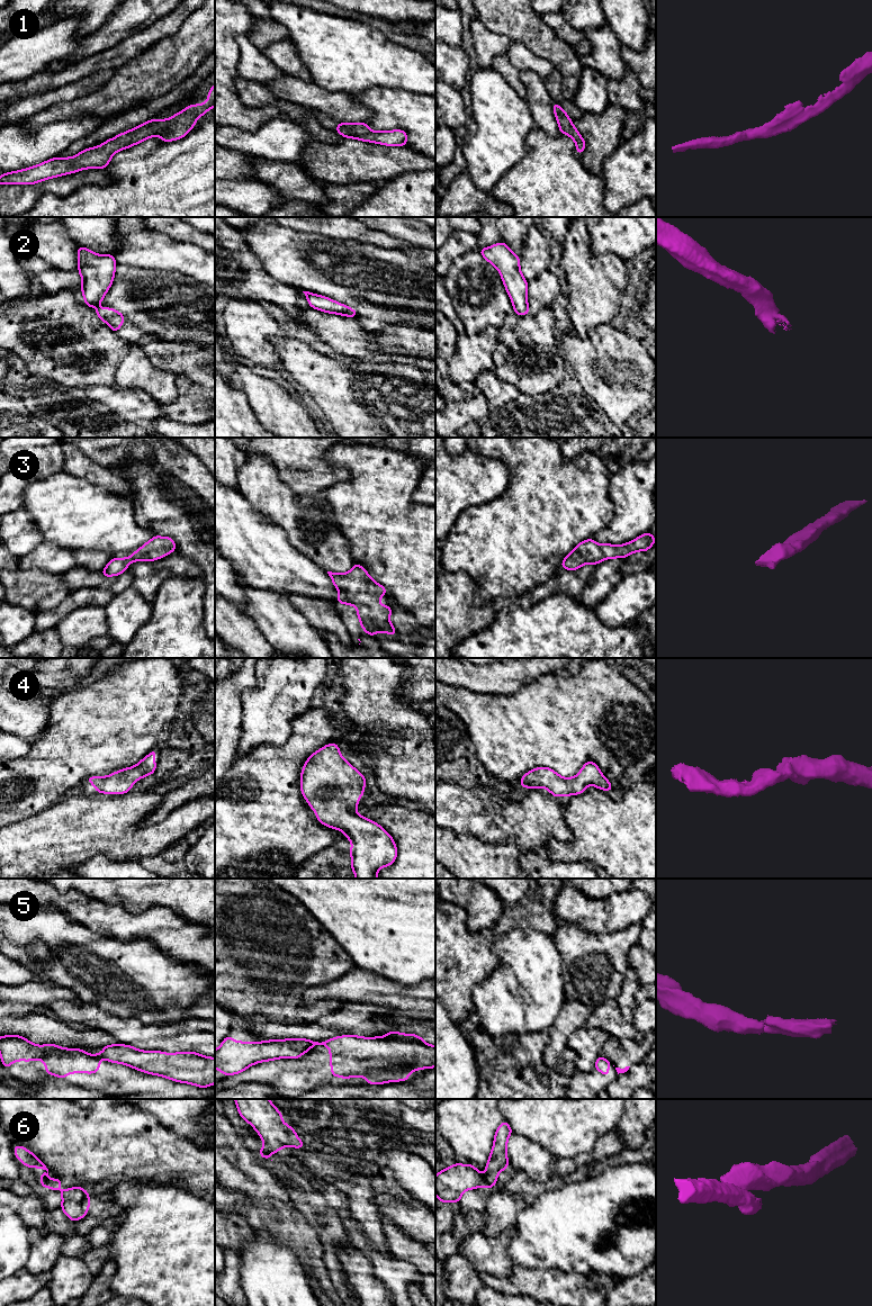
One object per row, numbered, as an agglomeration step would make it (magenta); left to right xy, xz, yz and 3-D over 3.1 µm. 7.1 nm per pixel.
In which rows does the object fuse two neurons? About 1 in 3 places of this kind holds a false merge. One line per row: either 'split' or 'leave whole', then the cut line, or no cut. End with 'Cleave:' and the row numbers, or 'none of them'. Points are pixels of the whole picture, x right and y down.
1: leave whole; no cut
2: leave whole; no cut
3: leave whole; no cut
4: leave whole; no cut
5: split; cut in xy along (93, 1055), (99, 1059)
6: split; cut in yz along (483, 1176), (486, 1186)
Cleave: 5, 6

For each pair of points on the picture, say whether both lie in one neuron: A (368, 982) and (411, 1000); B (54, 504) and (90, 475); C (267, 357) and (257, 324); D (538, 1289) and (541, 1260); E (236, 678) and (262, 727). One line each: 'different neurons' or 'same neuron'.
A: same neuron
B: different neurons
C: same neuron
D: different neurons
E: different neurons

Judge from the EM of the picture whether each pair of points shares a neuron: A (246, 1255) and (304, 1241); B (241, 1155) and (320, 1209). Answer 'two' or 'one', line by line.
A: two
B: two

